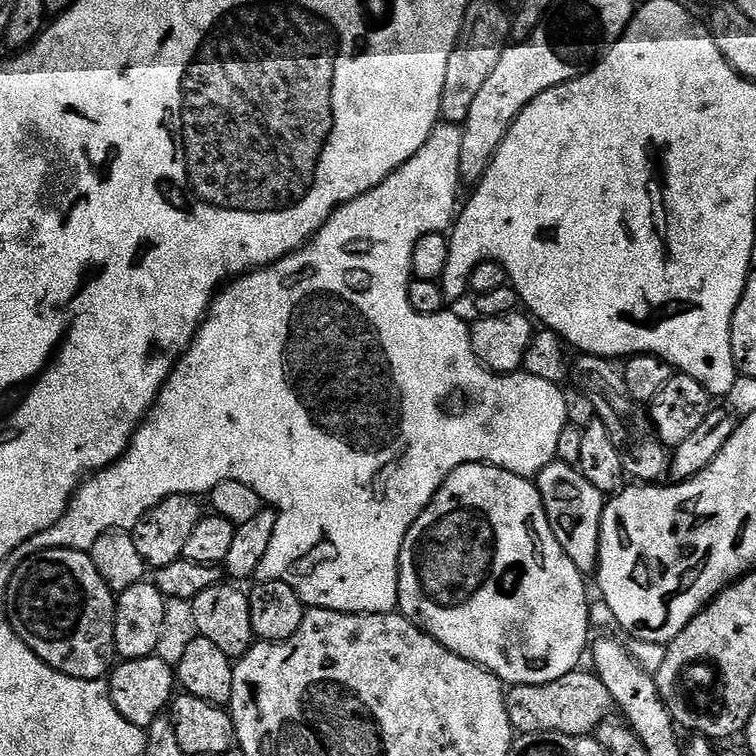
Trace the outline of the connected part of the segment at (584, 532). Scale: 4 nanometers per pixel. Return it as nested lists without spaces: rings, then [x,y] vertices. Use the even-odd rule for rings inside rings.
[[[561,462],[547,464],[535,477],[534,483],[540,490],[550,530],[554,530],[558,546],[566,550],[566,558],[570,558],[580,572],[595,573],[596,565],[600,562],[600,527],[606,503],[605,493],[590,486],[579,467]]]

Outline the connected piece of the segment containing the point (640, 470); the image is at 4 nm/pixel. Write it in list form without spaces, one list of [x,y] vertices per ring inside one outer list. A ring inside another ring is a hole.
[[[580,354],[570,364],[570,380],[579,391],[585,392],[594,402],[596,419],[610,430],[610,438],[622,458],[625,477],[636,482],[660,482],[670,472],[670,449],[656,436],[656,427],[652,425],[649,409],[637,404],[635,398],[626,390],[623,371],[616,368],[611,359],[603,356]]]

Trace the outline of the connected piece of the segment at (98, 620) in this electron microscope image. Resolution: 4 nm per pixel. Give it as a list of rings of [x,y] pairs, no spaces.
[[[44,548],[42,551],[34,553],[33,556],[24,557],[23,562],[15,565],[14,571],[11,573],[6,589],[8,621],[10,622],[10,626],[14,626],[18,638],[22,638],[22,642],[26,642],[26,646],[30,646],[30,650],[34,650],[34,654],[38,654],[38,658],[42,658],[54,670],[58,670],[62,674],[73,676],[79,680],[98,680],[107,677],[118,660],[116,643],[114,642],[116,598],[117,593],[112,592],[110,586],[102,578],[102,574],[98,574],[98,566],[94,566],[89,553],[80,552],[77,548]]]

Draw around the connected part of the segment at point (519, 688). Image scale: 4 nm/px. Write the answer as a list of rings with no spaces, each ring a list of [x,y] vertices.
[[[577,670],[554,678],[549,684],[517,684],[506,692],[508,713],[513,729],[520,734],[557,732],[571,736],[592,736],[596,729],[613,715],[610,690],[602,686],[596,673]]]

